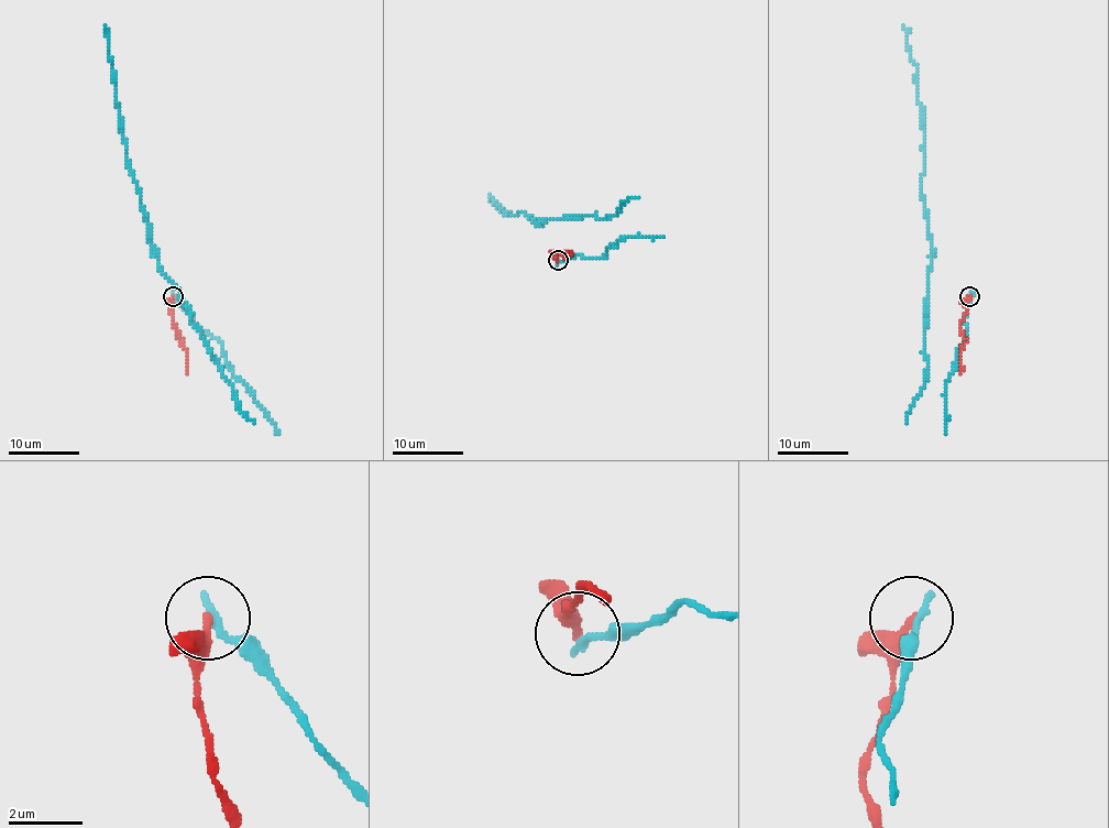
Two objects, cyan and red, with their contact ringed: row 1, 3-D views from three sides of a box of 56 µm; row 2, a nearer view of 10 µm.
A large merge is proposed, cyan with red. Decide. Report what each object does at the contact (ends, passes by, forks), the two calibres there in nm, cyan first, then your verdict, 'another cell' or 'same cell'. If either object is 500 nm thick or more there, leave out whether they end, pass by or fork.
cyan ends; red ends; calibres 240 and 320 nm; another cell

